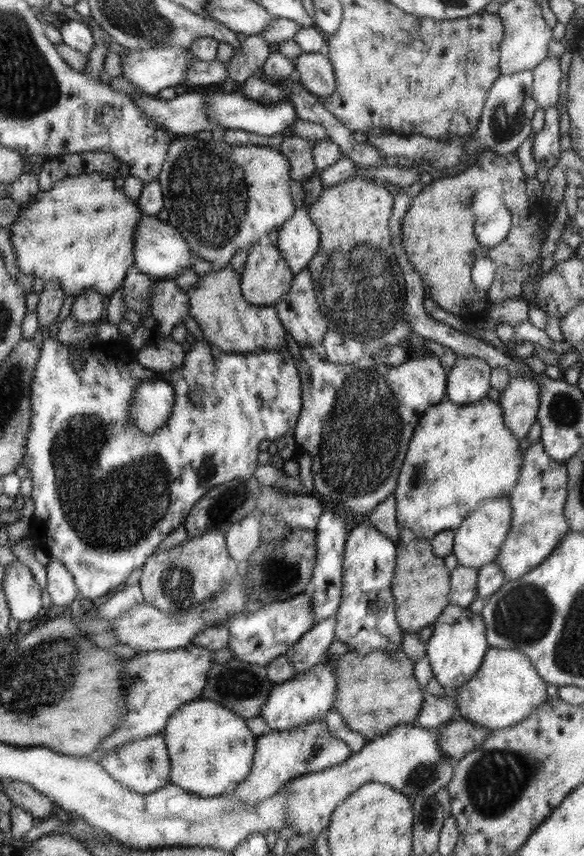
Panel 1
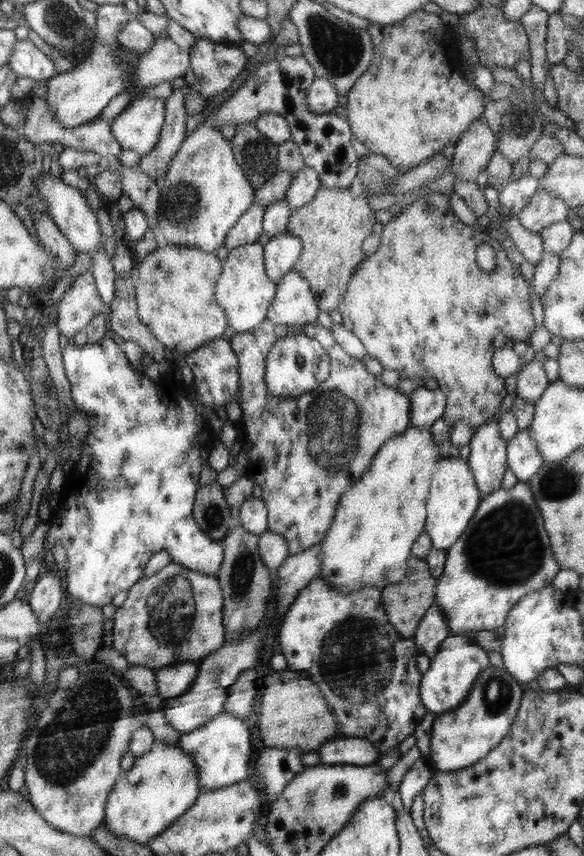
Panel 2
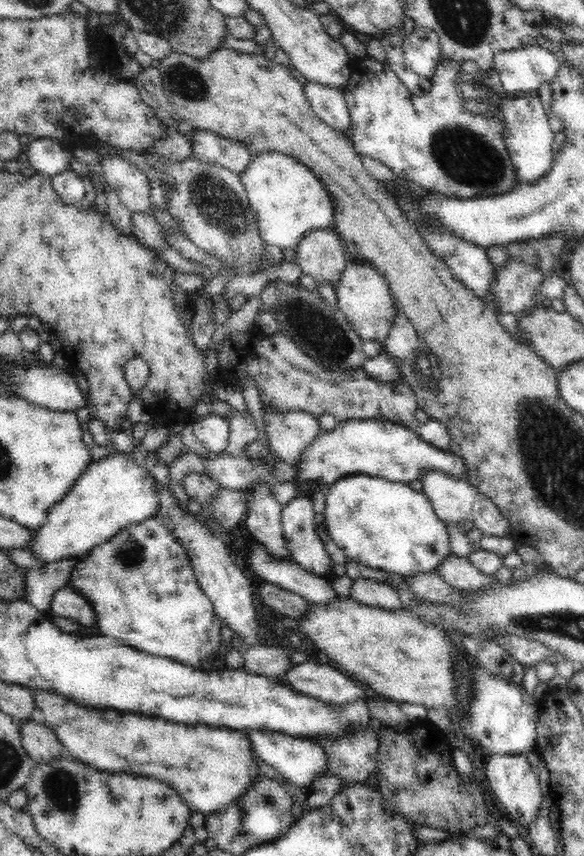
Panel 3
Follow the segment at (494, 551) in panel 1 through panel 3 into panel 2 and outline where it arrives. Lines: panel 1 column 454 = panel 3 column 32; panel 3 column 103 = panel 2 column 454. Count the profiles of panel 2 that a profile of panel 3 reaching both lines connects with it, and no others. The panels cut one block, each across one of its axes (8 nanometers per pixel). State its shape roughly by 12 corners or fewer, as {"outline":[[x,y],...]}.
{"outline":[[460,457],[442,458],[426,506],[433,548],[458,543],[484,497]]}

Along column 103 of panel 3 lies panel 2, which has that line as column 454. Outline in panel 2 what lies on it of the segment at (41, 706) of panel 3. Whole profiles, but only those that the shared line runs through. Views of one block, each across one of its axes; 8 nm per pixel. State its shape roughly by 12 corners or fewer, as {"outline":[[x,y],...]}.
{"outline":[[482,670],[461,706],[437,714],[427,759],[472,767],[512,730],[522,688]]}

